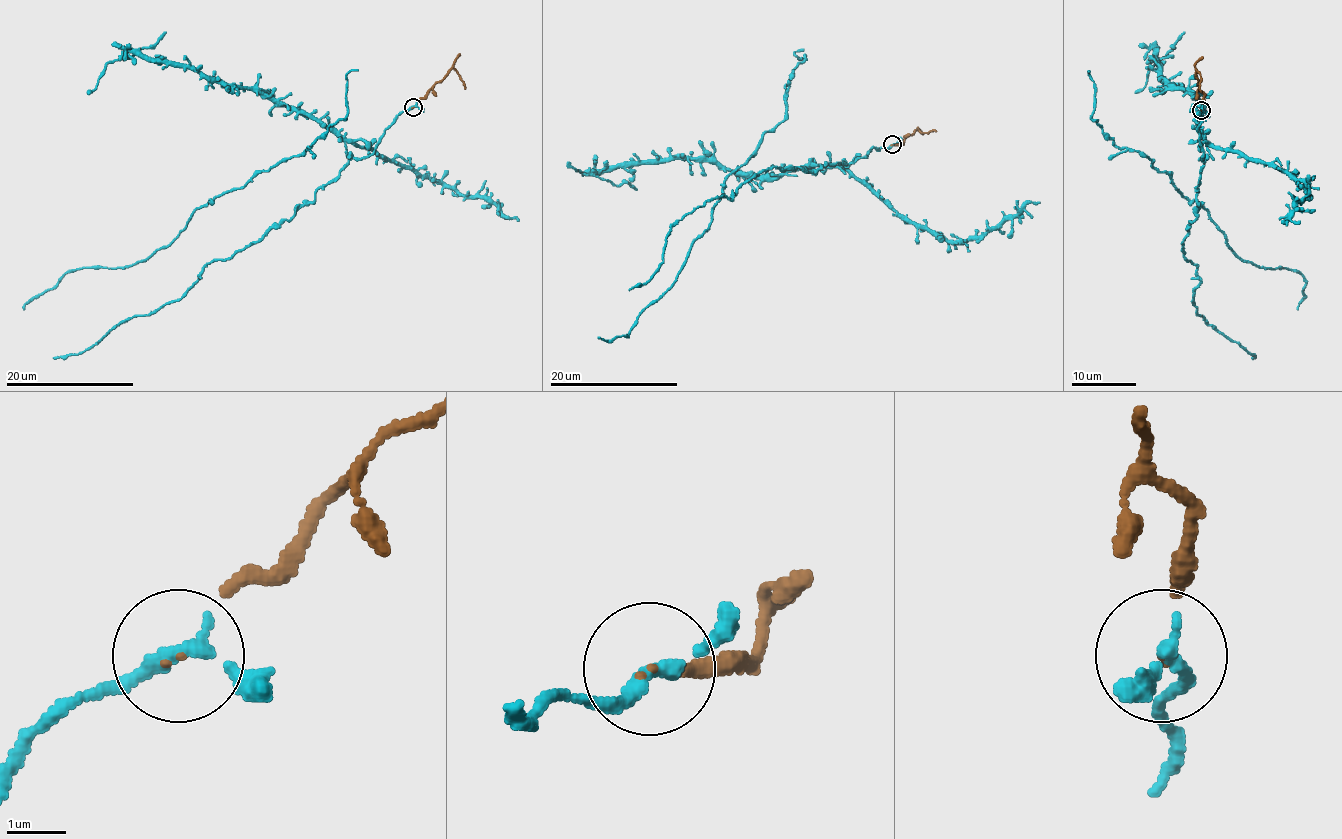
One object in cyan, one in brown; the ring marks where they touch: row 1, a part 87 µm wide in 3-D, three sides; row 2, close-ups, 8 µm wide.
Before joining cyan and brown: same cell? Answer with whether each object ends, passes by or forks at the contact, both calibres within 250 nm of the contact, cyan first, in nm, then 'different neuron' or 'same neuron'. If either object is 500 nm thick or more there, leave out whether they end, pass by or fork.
cyan passes by; brown ends; calibres 220 and 50 nm; same neuron

